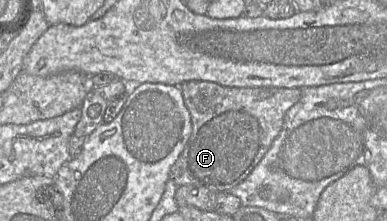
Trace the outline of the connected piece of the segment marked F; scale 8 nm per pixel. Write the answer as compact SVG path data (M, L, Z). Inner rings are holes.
M189 81L179 86L192 120L192 134L171 169L170 178L178 185L207 187L216 193L229 192L252 172L282 130L287 111L301 96L301 88L226 87L210 81Z

